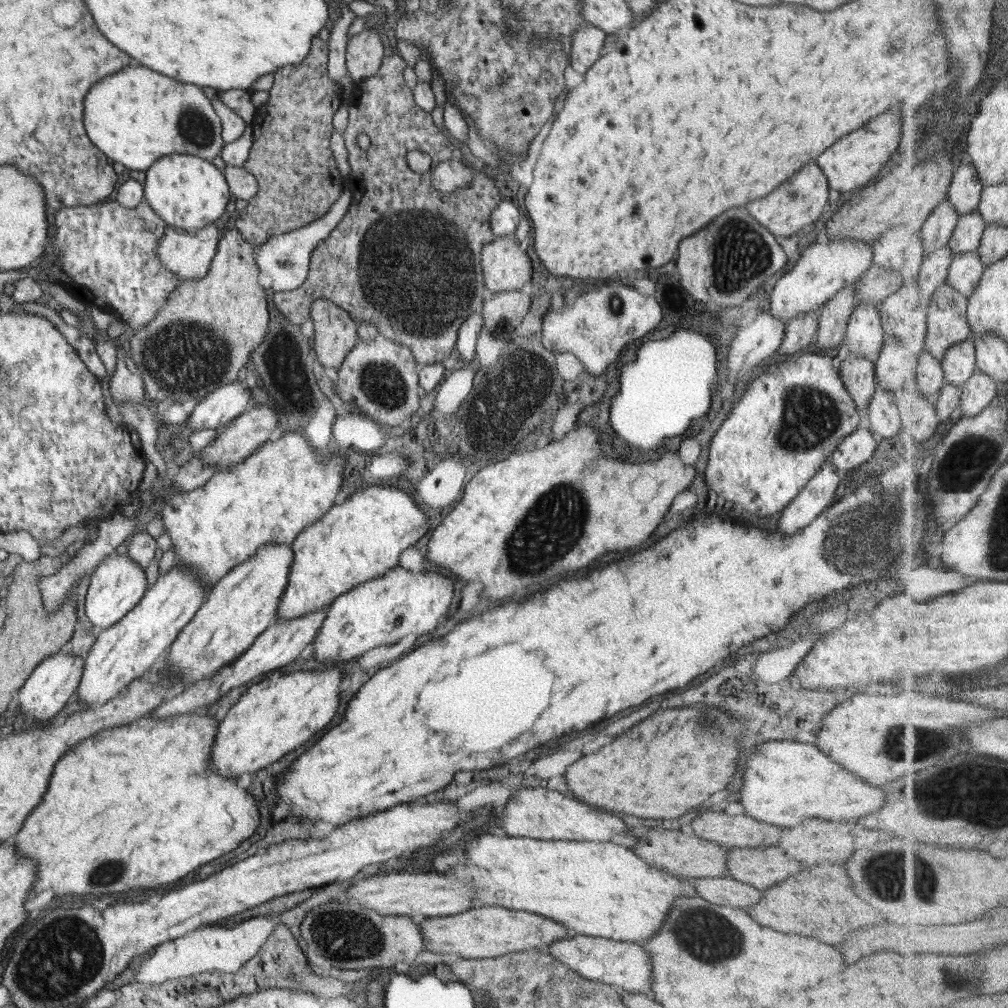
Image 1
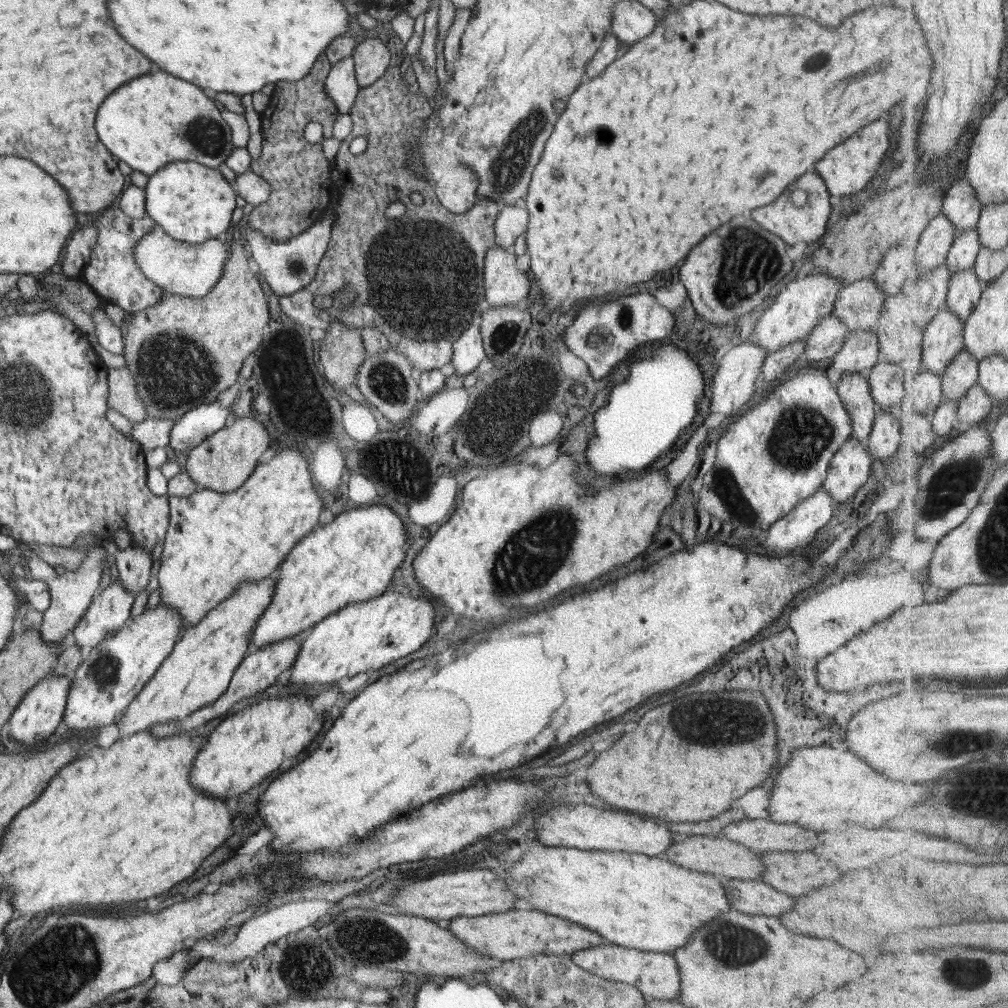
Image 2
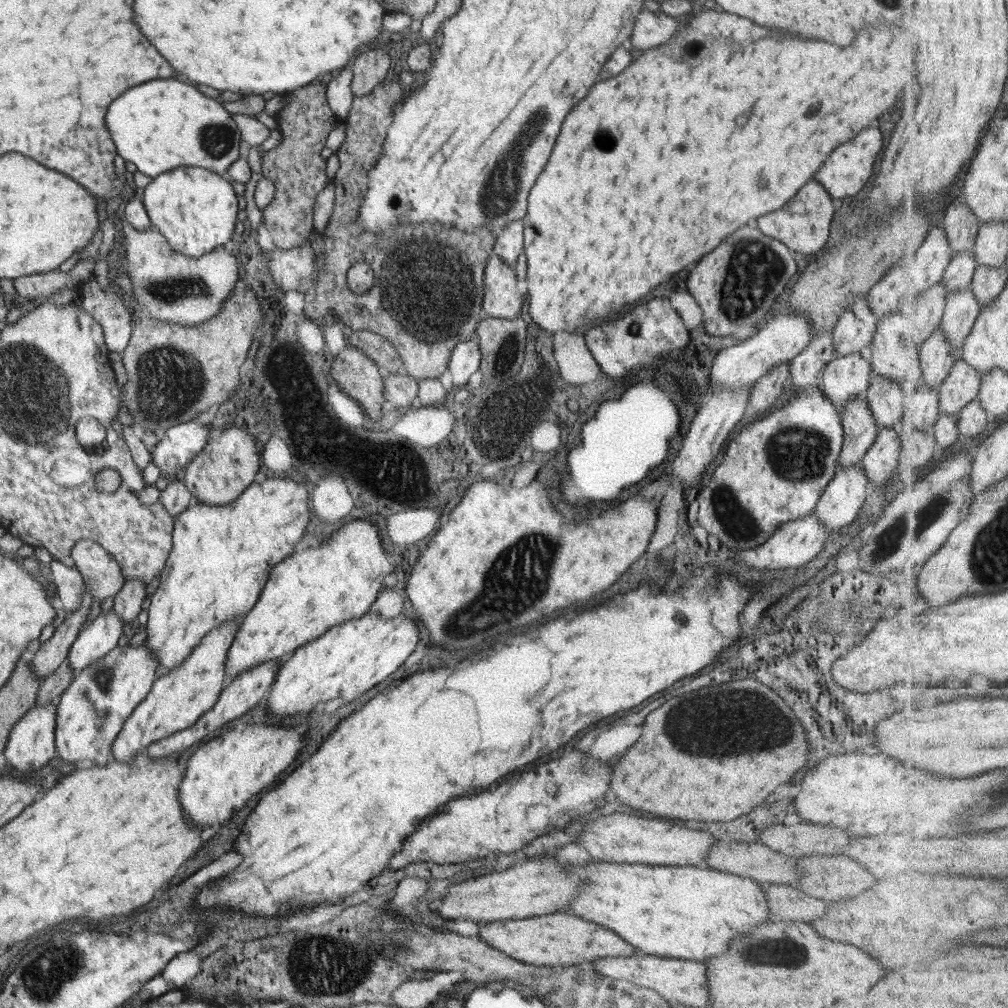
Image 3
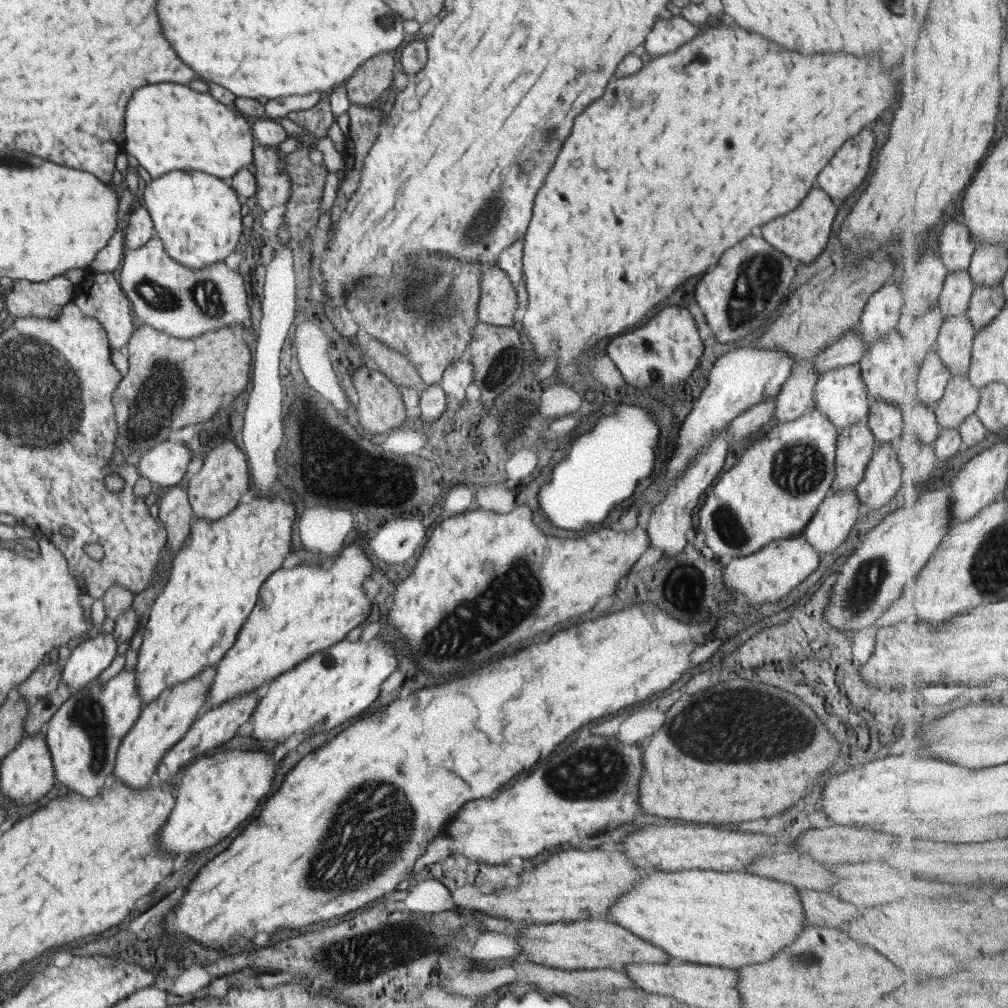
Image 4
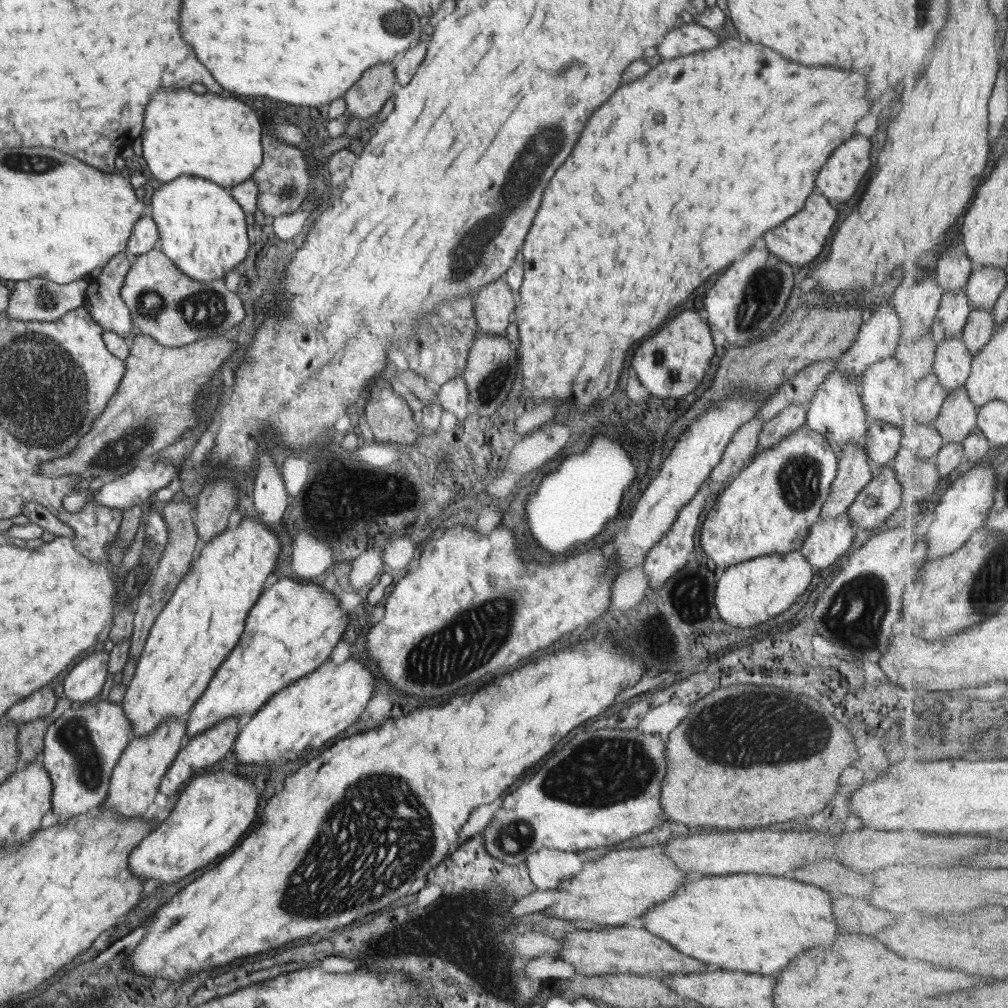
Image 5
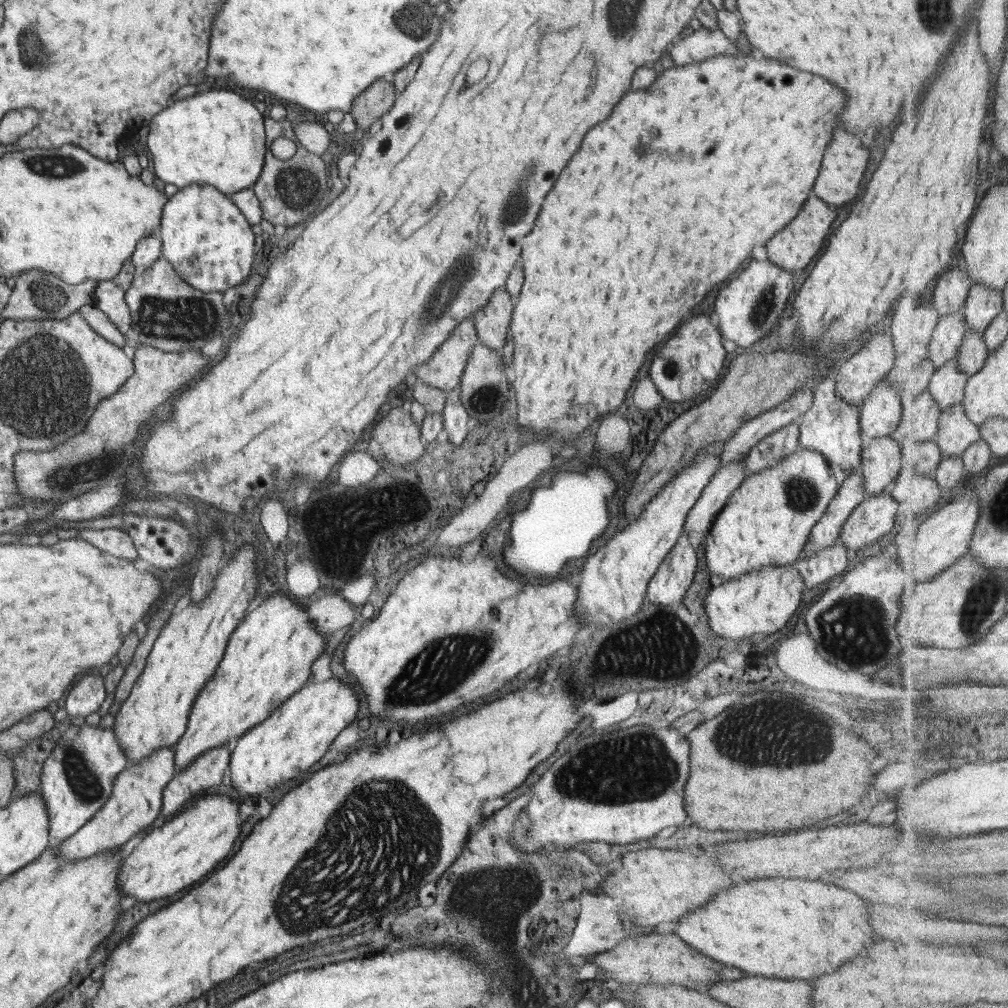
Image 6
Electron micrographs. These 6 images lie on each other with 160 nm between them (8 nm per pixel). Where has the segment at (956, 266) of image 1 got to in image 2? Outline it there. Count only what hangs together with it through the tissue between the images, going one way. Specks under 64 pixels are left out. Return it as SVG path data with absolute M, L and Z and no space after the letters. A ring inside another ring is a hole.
M975 268L957 272L951 282L949 308L967 320L977 311L989 283L977 273Z

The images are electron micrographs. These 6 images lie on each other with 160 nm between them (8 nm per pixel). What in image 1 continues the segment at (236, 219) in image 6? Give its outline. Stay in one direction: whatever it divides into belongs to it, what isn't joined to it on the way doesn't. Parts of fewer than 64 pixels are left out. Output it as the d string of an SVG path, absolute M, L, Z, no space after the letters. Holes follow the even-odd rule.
M170 154L158 159L146 171L145 201L168 225L194 233L213 224L224 214L231 192L223 172L210 161L190 154Z

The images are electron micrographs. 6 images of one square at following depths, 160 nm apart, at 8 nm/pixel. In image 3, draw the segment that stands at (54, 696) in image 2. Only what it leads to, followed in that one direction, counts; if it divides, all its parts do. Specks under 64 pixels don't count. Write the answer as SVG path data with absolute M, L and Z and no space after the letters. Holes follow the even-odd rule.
M56 700L50 704L39 704L29 710L26 717L22 718L13 726L10 733L9 745L6 746L4 756L6 762L10 764L12 770L17 770L20 777L31 776L34 772L30 770L39 770L42 766L46 766L54 756L56 756L56 748L54 748L54 726L57 726L58 711Z

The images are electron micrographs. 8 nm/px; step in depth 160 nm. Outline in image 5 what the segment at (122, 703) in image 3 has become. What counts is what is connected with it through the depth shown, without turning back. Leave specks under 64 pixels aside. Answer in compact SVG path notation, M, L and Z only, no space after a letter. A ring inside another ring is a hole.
M109 699L72 701L71 707L47 727L41 764L54 779L53 811L58 822L100 808L108 796L113 768L133 736L123 706L110 703Z

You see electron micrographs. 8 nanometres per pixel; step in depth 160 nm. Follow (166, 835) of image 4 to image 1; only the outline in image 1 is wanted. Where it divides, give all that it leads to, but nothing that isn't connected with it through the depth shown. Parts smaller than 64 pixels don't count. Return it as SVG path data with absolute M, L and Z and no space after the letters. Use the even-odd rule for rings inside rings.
M331 664L329 668L318 671L297 671L289 674L273 672L259 683L252 685L250 689L245 689L237 704L228 710L228 714L218 724L209 760L213 771L224 778L237 780L243 774L256 774L261 768L274 764L276 761L286 760L285 756L293 754L316 732L326 728L334 720L340 706L342 676L344 674L336 668L336 664Z

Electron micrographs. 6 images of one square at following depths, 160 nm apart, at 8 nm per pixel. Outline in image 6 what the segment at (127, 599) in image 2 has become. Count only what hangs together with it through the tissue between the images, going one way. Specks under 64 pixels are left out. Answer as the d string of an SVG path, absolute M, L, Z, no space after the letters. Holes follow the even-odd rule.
M88 674L67 694L66 712L73 721L82 721L85 716L97 712L106 694L105 681L100 676Z

